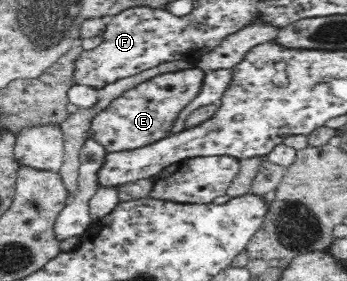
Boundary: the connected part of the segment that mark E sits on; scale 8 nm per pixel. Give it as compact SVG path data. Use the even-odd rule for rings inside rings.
M193 66L178 72L162 73L127 89L92 119L92 135L111 153L142 148L167 137L182 109L199 95L205 74L201 68Z

